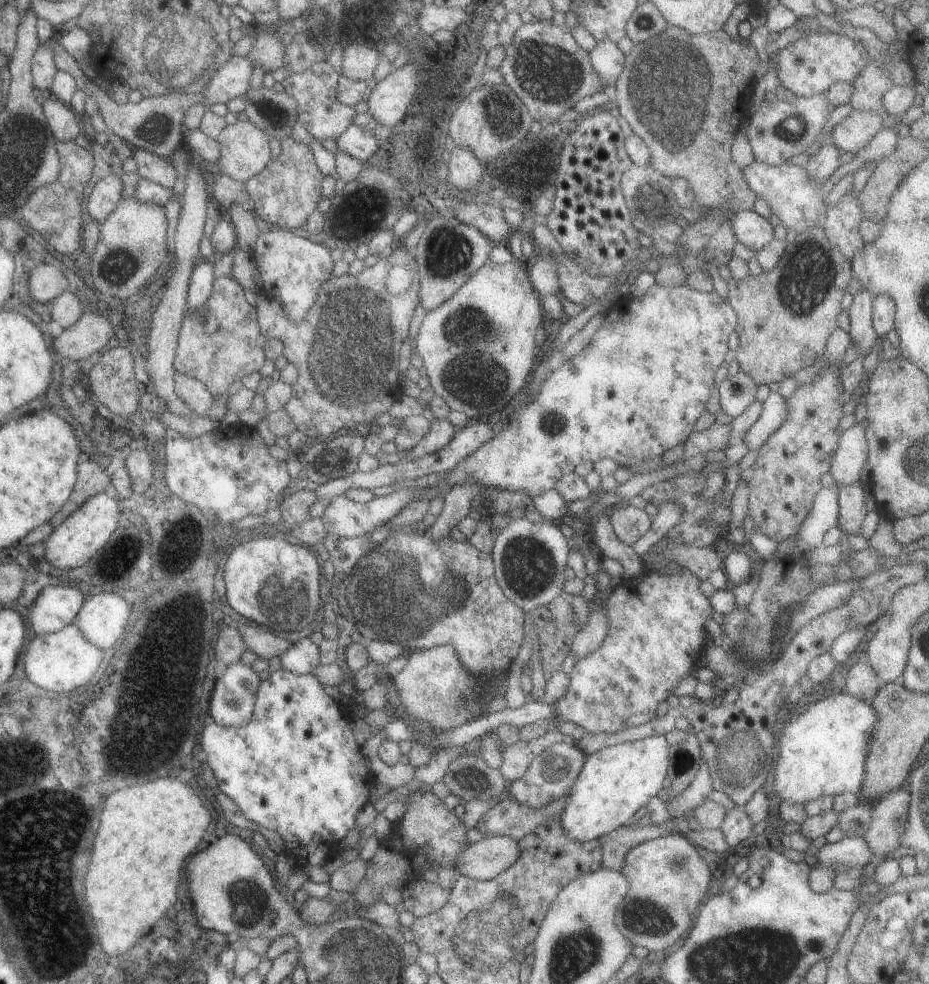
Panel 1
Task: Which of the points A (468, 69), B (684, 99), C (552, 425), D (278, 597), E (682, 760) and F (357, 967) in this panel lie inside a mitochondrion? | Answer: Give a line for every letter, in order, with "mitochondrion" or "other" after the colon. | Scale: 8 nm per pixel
A: other
B: mitochondrion
C: mitochondrion
D: mitochondrion
E: other
F: mitochondrion

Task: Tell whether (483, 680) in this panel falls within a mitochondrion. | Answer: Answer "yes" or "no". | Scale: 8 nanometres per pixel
no

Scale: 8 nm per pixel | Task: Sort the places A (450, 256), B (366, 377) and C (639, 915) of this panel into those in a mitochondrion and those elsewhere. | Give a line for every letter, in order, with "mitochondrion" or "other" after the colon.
A: mitochondrion
B: mitochondrion
C: mitochondrion

